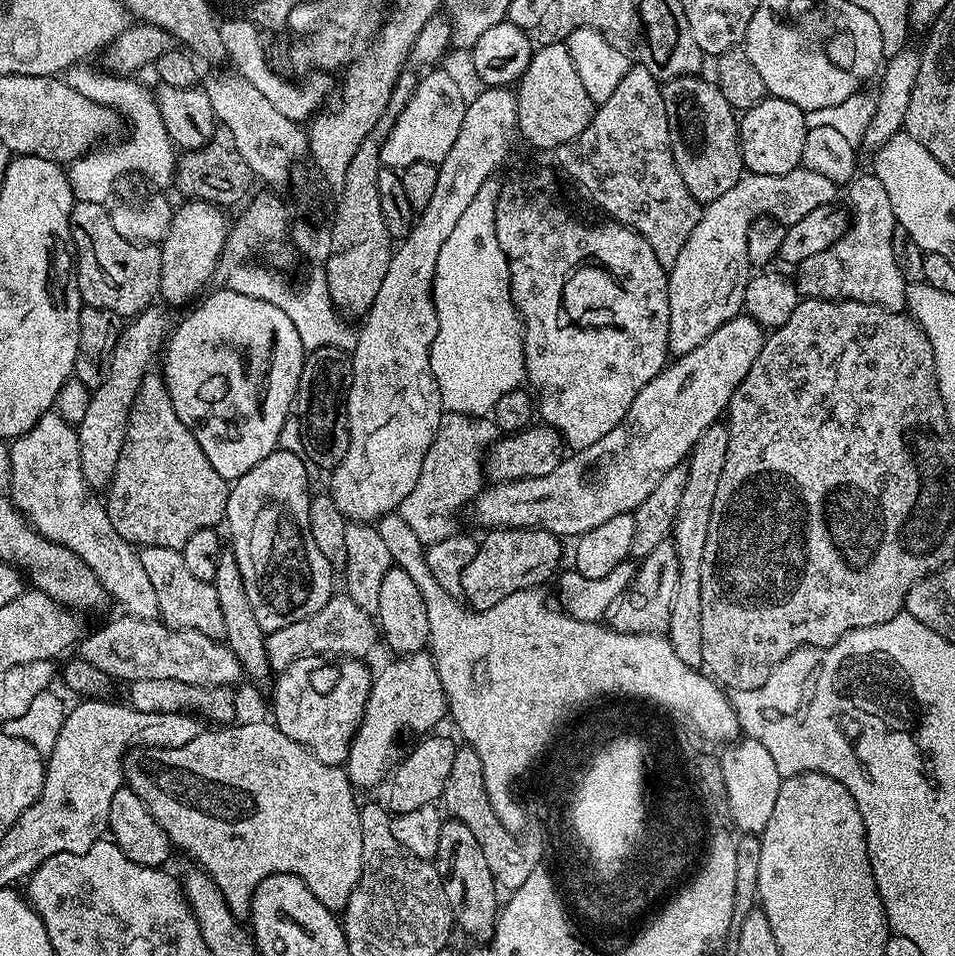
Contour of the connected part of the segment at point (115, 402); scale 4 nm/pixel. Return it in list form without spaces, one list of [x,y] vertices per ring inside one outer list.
[[[164,306],[156,307],[143,308],[138,315],[125,323],[122,334],[110,354],[110,371],[106,374],[102,386],[91,389],[89,396],[92,397],[80,416],[80,424],[75,425],[82,462],[82,478],[87,482],[89,489],[104,490],[112,483],[118,458],[122,454],[122,442],[126,442],[126,430],[134,398],[144,377],[149,373],[148,366],[155,356],[157,359],[173,327],[174,320],[168,317],[169,309]]]

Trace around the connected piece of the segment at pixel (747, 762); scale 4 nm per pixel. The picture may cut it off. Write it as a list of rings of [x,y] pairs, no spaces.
[[[740,738],[725,748],[728,749],[719,759],[725,776],[731,823],[736,823],[741,833],[759,834],[764,831],[766,822],[770,822],[770,813],[774,811],[774,802],[778,799],[782,779],[778,774],[778,766],[774,766],[770,750],[766,750],[766,746],[757,740]]]

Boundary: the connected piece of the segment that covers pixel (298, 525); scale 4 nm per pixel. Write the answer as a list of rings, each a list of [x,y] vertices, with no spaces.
[[[280,446],[266,454],[258,466],[246,470],[228,489],[224,515],[232,535],[230,551],[241,571],[251,609],[265,634],[310,618],[334,595],[333,566],[322,558],[310,534],[312,496],[308,492],[308,471],[309,465],[299,451],[287,452]]]

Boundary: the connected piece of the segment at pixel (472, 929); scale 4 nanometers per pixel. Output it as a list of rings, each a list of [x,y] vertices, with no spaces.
[[[445,819],[438,834],[438,842],[442,846],[456,844],[452,848],[452,865],[443,877],[446,902],[452,911],[452,919],[464,932],[472,936],[491,937],[496,924],[496,892],[498,885],[490,874],[490,866],[486,866],[486,858],[482,854],[482,846],[478,846],[478,838],[460,820]]]

